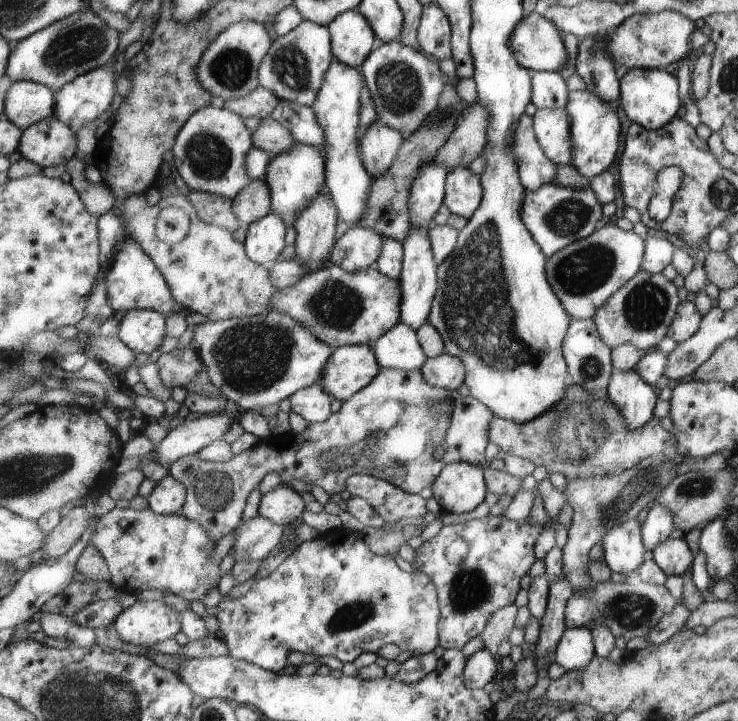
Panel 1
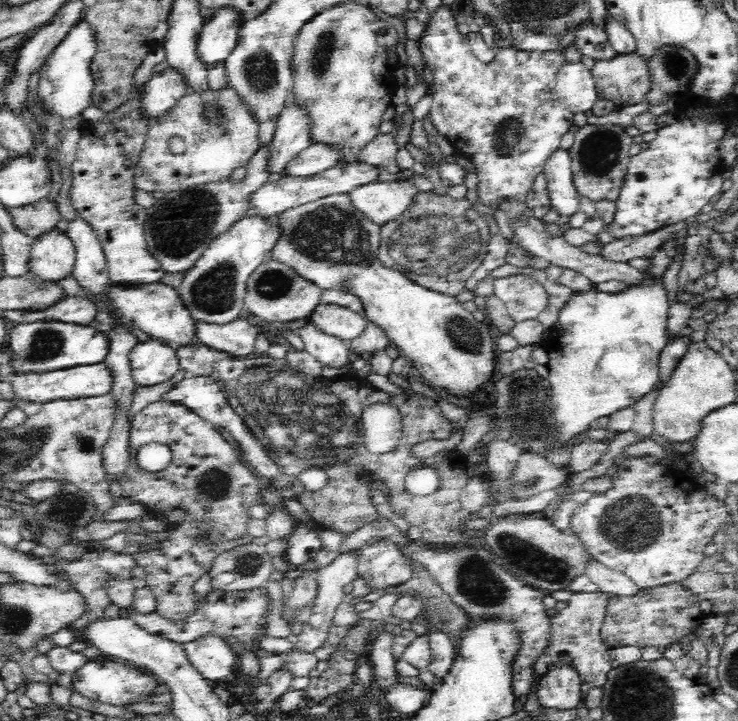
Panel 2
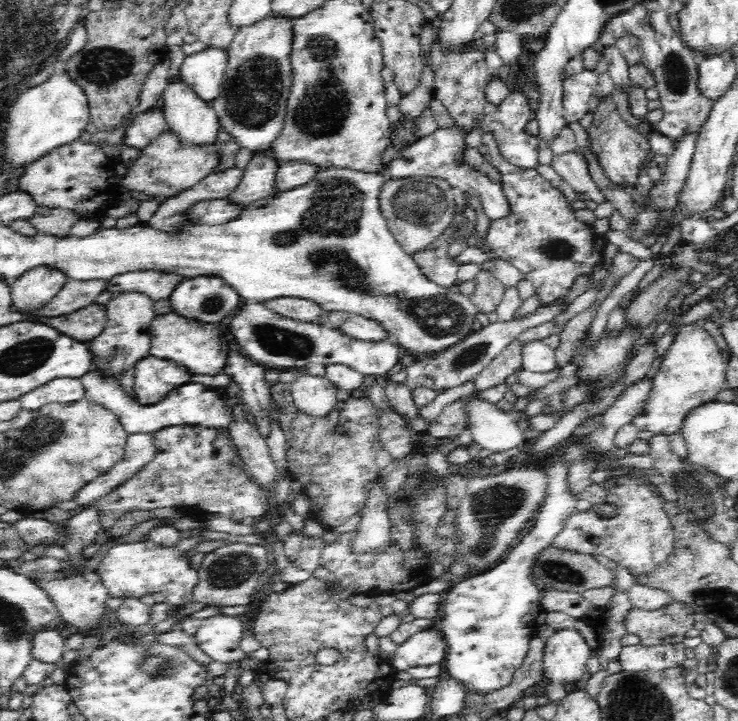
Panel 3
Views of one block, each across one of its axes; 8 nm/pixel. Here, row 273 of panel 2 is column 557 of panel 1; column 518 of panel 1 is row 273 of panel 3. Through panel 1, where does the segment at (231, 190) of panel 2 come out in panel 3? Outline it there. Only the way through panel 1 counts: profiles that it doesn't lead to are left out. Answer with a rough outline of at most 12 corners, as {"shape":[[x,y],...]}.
{"shape":[[155,270],[111,278],[111,298],[137,292],[169,300],[182,278]]}

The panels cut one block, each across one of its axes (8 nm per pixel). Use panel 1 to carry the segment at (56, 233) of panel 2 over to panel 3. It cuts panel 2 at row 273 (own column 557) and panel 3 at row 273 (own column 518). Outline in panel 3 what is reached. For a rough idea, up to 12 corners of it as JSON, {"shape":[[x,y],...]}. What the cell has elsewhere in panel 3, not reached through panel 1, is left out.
{"shape":[[40,266],[10,285],[21,313],[40,310],[67,280]]}

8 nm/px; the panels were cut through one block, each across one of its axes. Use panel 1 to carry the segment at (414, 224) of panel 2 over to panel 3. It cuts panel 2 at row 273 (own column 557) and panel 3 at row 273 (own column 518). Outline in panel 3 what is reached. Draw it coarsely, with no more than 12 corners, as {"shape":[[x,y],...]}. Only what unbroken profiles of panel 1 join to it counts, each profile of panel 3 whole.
{"shape":[[450,226],[424,253],[412,256],[430,282],[457,284],[461,265],[448,256]]}

